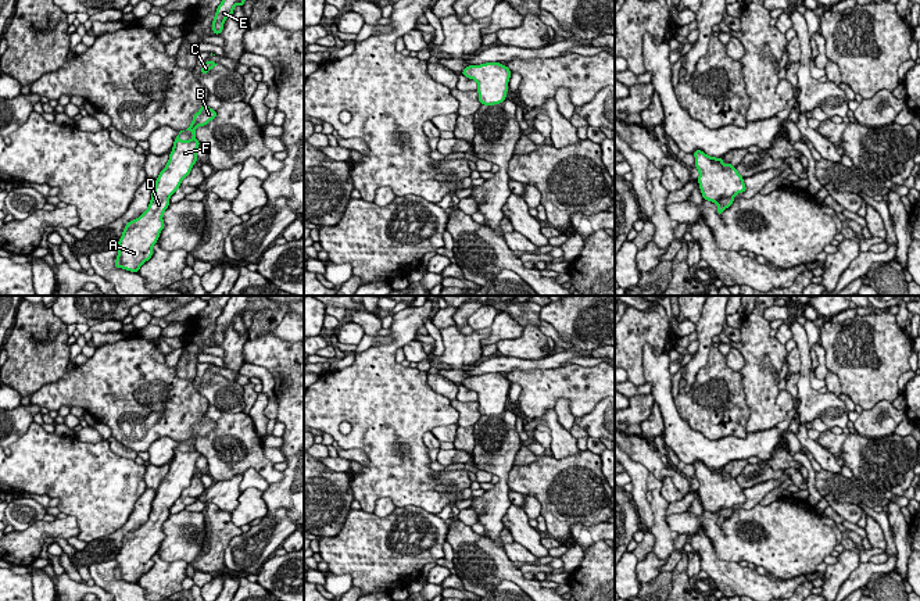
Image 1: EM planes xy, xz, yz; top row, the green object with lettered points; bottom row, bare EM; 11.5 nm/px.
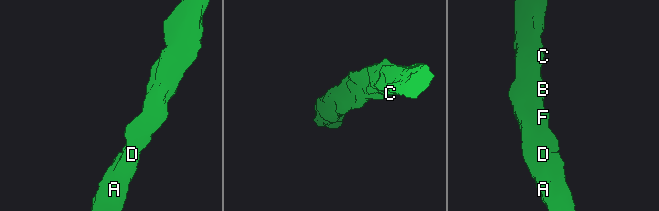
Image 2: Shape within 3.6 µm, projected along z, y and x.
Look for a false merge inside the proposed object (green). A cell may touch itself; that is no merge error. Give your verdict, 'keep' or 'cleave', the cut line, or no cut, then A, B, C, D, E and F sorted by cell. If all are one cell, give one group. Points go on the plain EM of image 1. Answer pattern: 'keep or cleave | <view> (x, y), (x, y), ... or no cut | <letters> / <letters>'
keep | no cut | A B C D E F

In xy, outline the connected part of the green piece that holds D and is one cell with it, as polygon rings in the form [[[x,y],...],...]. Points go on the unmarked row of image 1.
[[[205,414],[193,426],[193,432],[186,441],[190,441],[190,451],[175,448],[169,472],[155,490],[148,519],[136,530],[128,533],[115,557],[118,568],[115,579],[139,583],[140,577],[153,568],[153,557],[158,552],[165,534],[162,526],[171,515],[169,508],[180,498],[182,490],[190,486],[197,472],[200,452],[196,450],[196,439],[205,437],[216,429],[216,422]]]

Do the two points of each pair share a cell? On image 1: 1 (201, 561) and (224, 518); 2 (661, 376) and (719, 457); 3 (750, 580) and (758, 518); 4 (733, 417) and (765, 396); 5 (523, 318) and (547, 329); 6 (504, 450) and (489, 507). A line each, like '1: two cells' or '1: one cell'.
1: one cell
2: one cell
3: two cells
4: two cells
5: one cell
6: one cell

